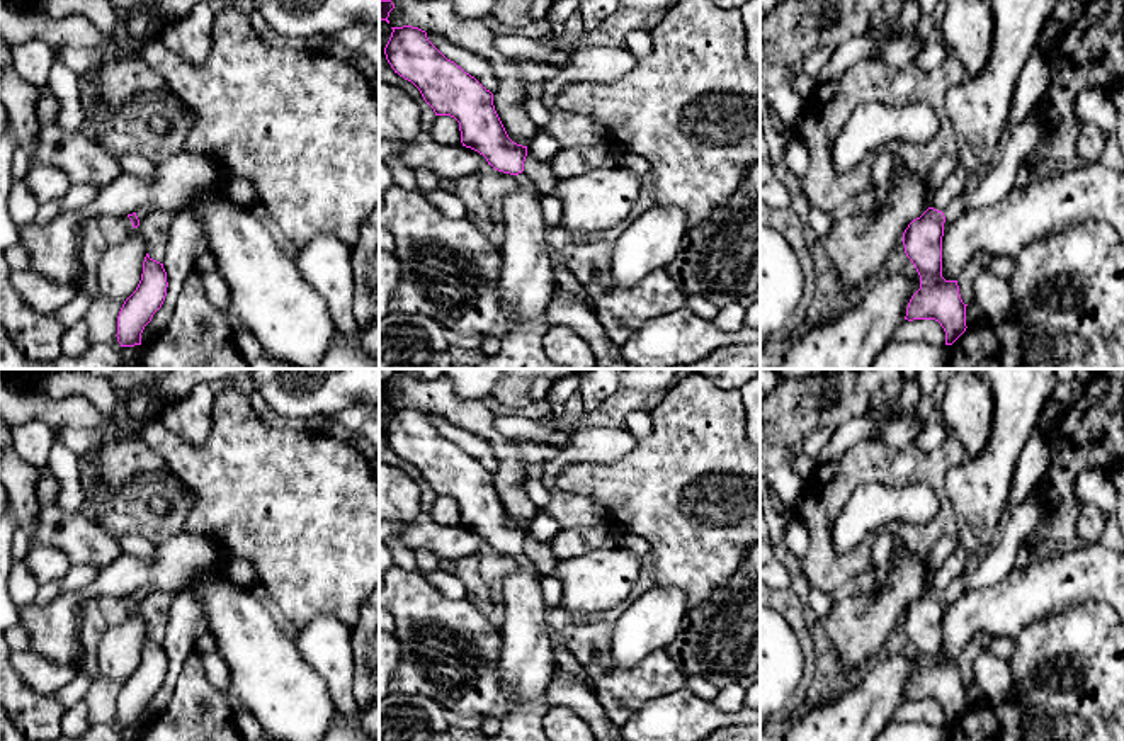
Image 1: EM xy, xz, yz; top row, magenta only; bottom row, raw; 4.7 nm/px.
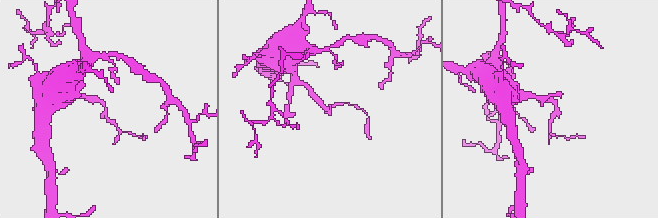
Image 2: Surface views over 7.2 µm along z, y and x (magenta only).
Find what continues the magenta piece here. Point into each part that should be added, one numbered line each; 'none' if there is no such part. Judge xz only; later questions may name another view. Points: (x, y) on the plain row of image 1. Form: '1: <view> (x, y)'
1: xz (521, 559)

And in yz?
1: yz (999, 561)

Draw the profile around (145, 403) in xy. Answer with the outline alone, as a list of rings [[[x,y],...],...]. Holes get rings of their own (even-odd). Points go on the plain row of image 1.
[[[167,369],[153,372],[145,386],[124,389],[122,404],[136,425],[155,421],[172,403],[187,396],[197,384],[233,379],[243,369]]]

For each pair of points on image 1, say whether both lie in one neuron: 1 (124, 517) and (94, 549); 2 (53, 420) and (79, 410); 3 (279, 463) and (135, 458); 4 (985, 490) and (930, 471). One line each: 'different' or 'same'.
1: different
2: same
3: different
4: different

